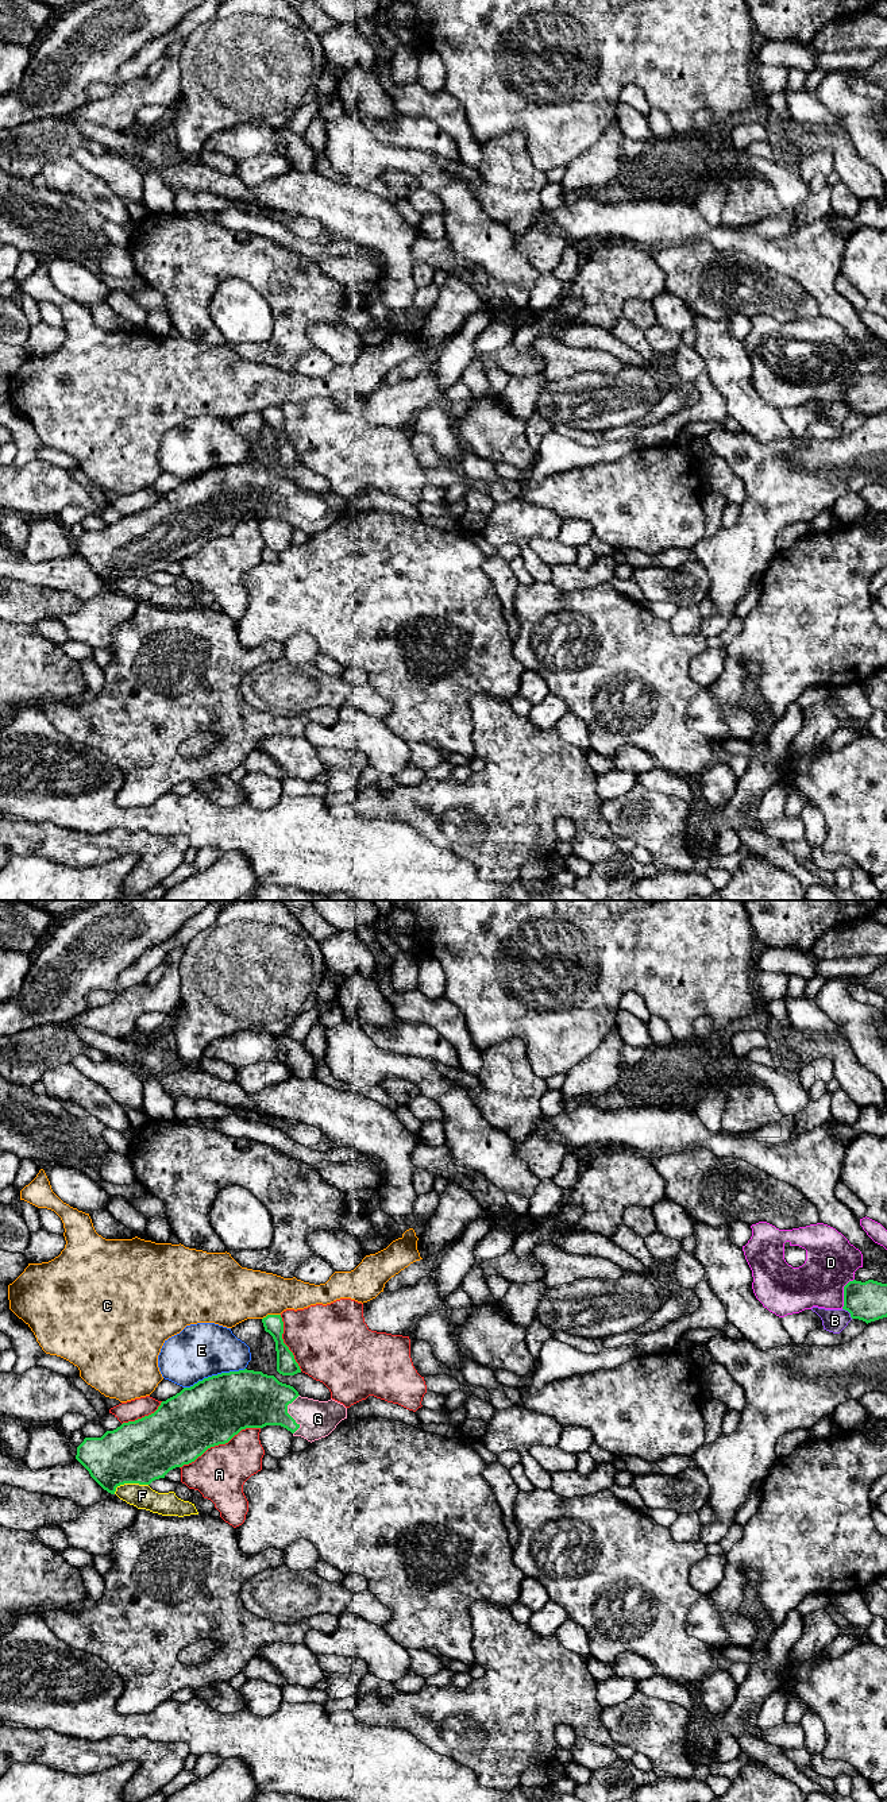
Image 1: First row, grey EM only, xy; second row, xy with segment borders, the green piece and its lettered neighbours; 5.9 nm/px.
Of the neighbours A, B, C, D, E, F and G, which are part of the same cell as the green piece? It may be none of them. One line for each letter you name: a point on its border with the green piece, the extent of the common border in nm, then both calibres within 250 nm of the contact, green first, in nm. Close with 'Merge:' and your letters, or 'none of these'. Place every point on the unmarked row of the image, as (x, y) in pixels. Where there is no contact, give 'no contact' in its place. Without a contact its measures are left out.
G: xy (289, 508) | 240 nm | 340/220 nm
Merge: G

